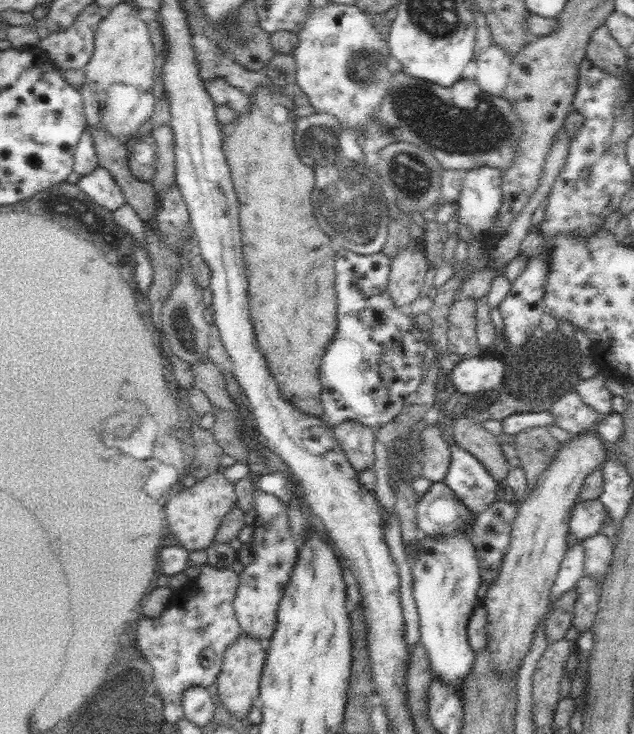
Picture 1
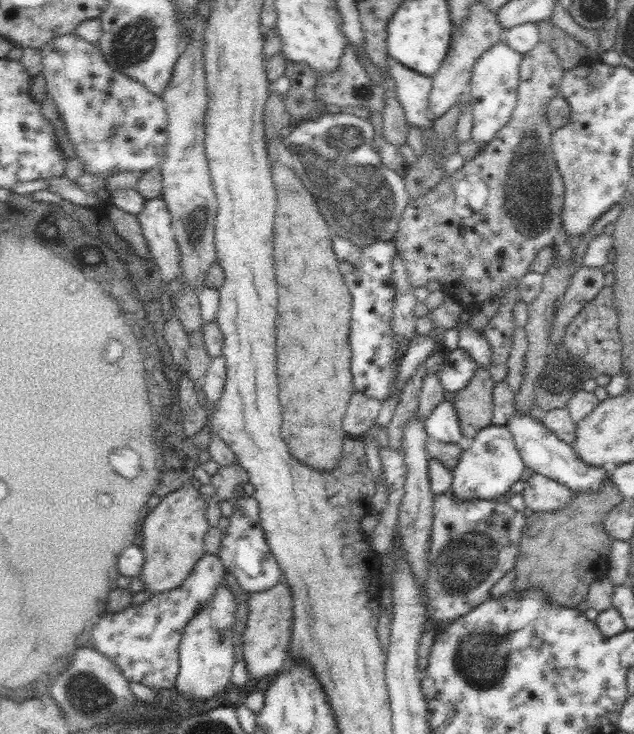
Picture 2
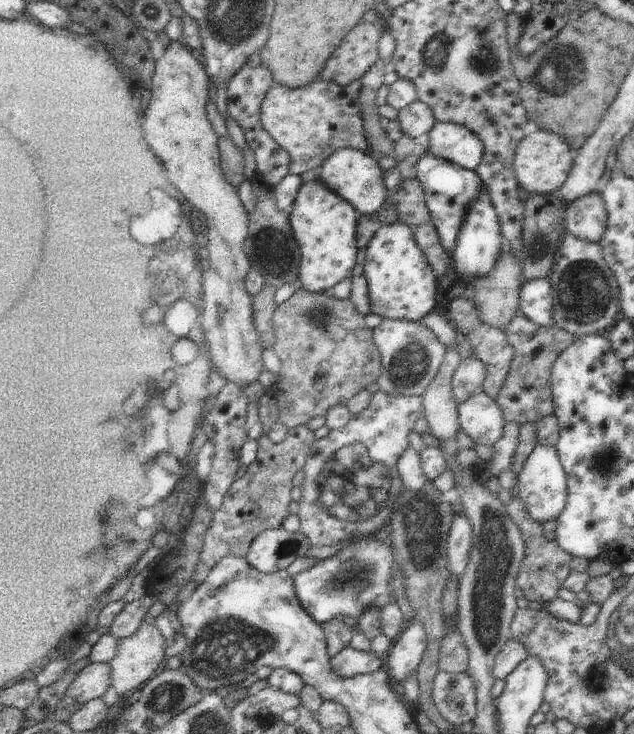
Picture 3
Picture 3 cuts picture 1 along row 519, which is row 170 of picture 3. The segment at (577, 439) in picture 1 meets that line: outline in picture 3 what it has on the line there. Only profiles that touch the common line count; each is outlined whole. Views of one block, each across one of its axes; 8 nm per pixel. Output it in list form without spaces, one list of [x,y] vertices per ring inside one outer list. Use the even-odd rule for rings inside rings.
[[[530,127],[528,133],[515,150],[514,172],[524,194],[552,194],[556,193],[564,184],[576,153],[566,144],[562,136],[540,128]]]

